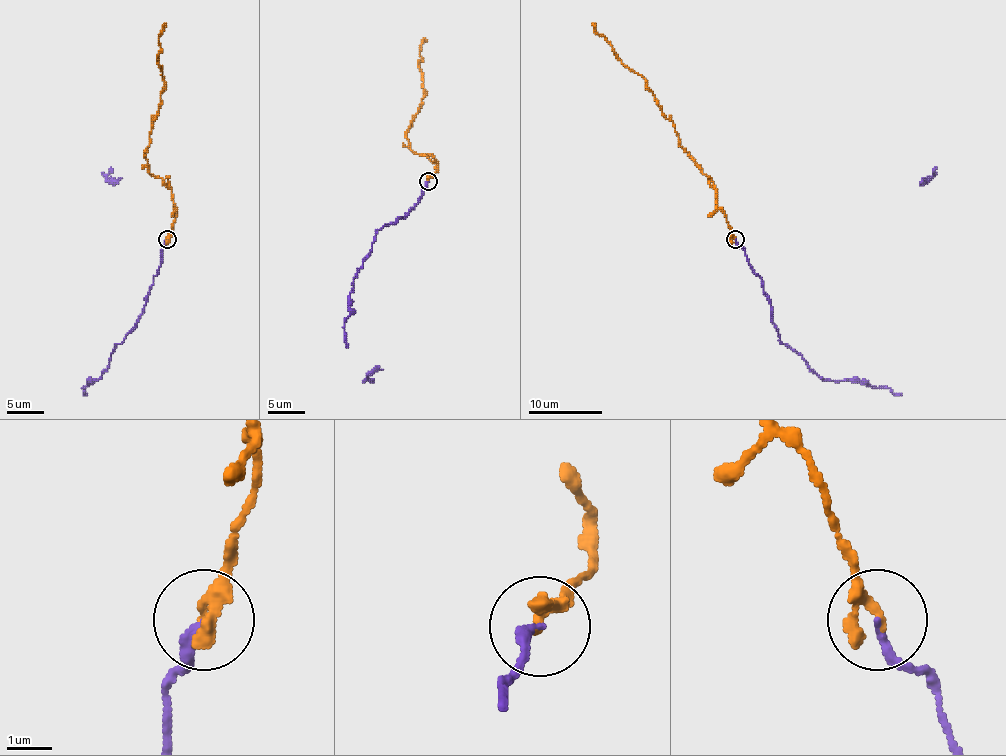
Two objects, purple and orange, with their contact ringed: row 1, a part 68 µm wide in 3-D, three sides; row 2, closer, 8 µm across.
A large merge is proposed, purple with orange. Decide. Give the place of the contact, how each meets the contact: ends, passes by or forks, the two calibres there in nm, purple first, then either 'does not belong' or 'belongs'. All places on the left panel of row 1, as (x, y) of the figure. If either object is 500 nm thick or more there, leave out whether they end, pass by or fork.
(167, 239) | purple ends | orange passes by | 190/190 nm | belongs

